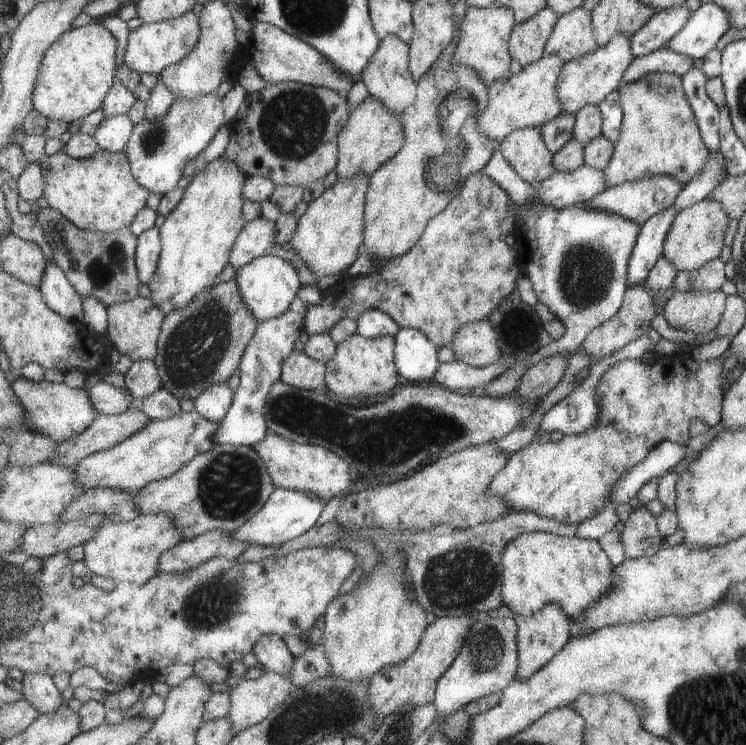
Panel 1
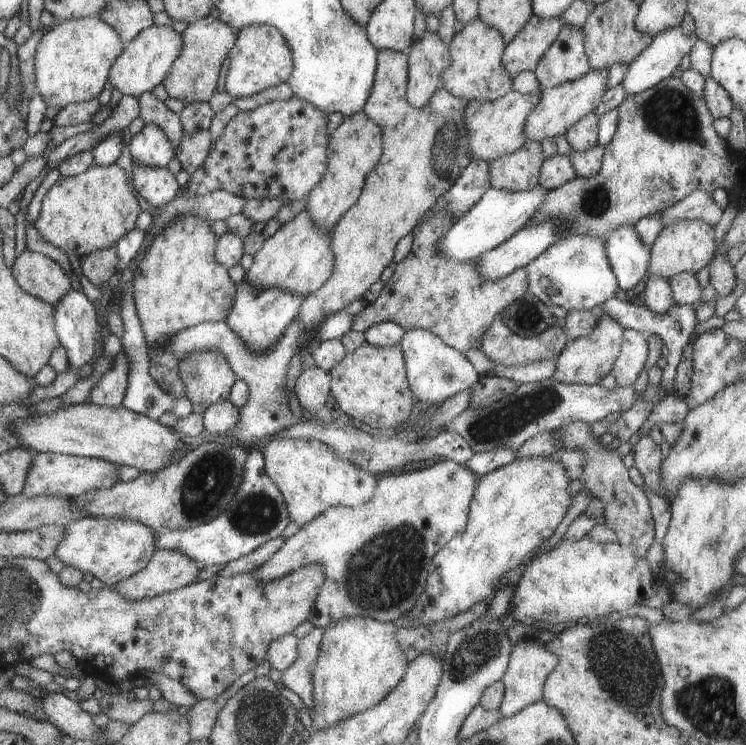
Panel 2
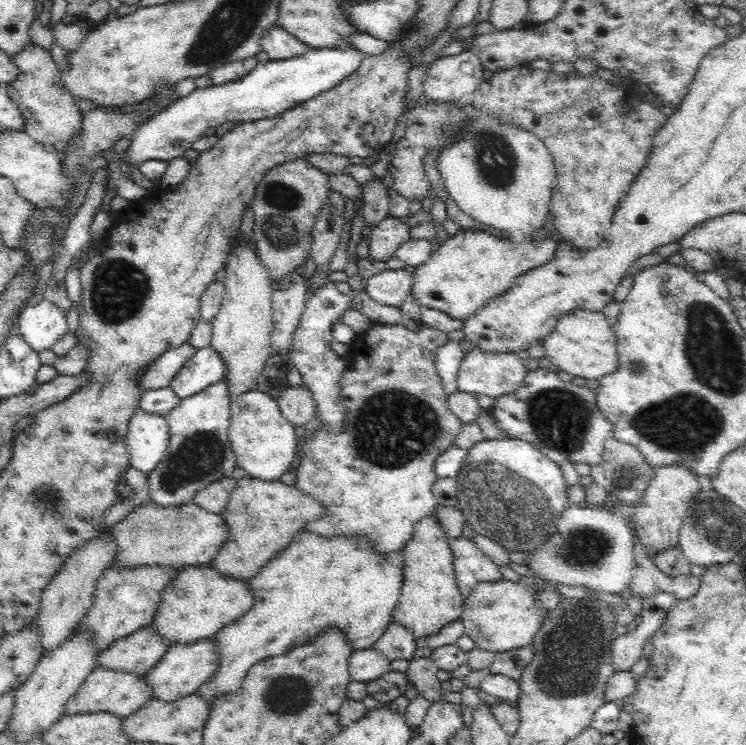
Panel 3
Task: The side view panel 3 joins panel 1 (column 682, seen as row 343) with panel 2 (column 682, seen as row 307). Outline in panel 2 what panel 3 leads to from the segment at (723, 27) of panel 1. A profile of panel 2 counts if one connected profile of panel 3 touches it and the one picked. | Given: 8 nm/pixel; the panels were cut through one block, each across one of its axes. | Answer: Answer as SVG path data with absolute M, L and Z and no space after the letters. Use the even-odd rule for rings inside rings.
M675 26L675 28L659 32L651 39L649 46L627 65L627 72L620 80L625 95L631 96L631 94L640 93L642 90L647 90L647 88L655 86L657 82L669 77L673 70L677 68L681 58L689 54L689 49L697 41L695 32L688 33L682 26Z

